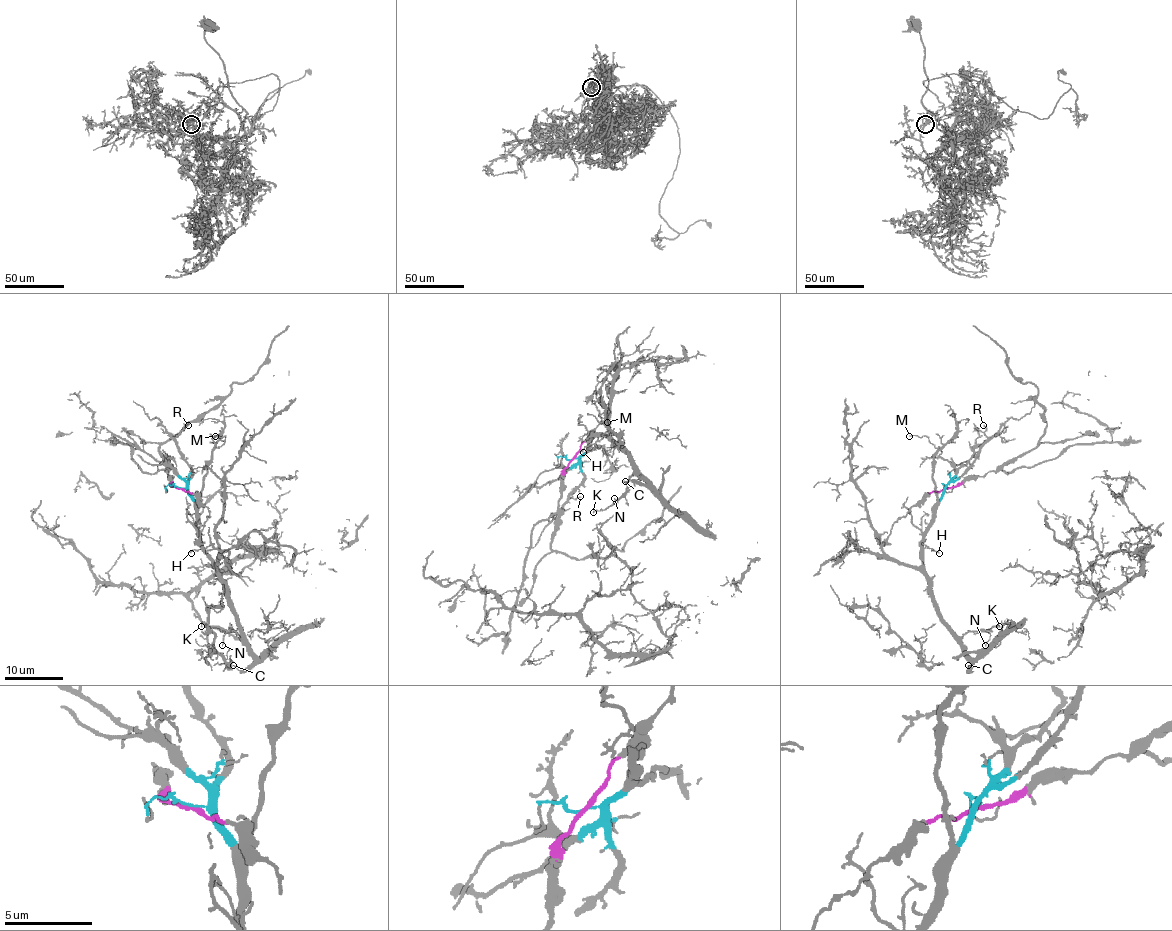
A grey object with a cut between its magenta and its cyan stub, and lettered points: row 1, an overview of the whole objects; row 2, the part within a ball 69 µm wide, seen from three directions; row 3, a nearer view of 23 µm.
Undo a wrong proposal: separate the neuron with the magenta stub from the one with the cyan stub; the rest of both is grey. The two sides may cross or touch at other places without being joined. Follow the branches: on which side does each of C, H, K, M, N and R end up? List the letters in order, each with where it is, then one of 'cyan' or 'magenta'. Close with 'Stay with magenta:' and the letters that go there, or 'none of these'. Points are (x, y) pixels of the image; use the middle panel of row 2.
C: place (625, 481); cyan
H: place (583, 452); cyan
K: place (593, 512); cyan
M: place (607, 422); cyan
N: place (614, 498); cyan
R: place (580, 496); cyan
Stay with magenta: none of these

